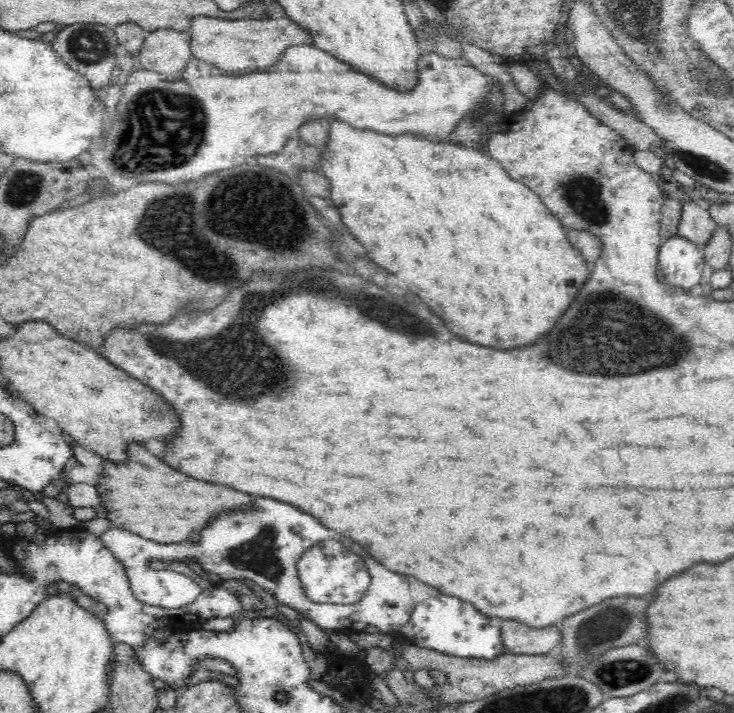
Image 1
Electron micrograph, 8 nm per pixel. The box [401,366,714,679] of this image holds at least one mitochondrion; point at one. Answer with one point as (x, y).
(598, 627)

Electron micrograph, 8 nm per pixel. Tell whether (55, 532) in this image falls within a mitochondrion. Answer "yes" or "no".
no

